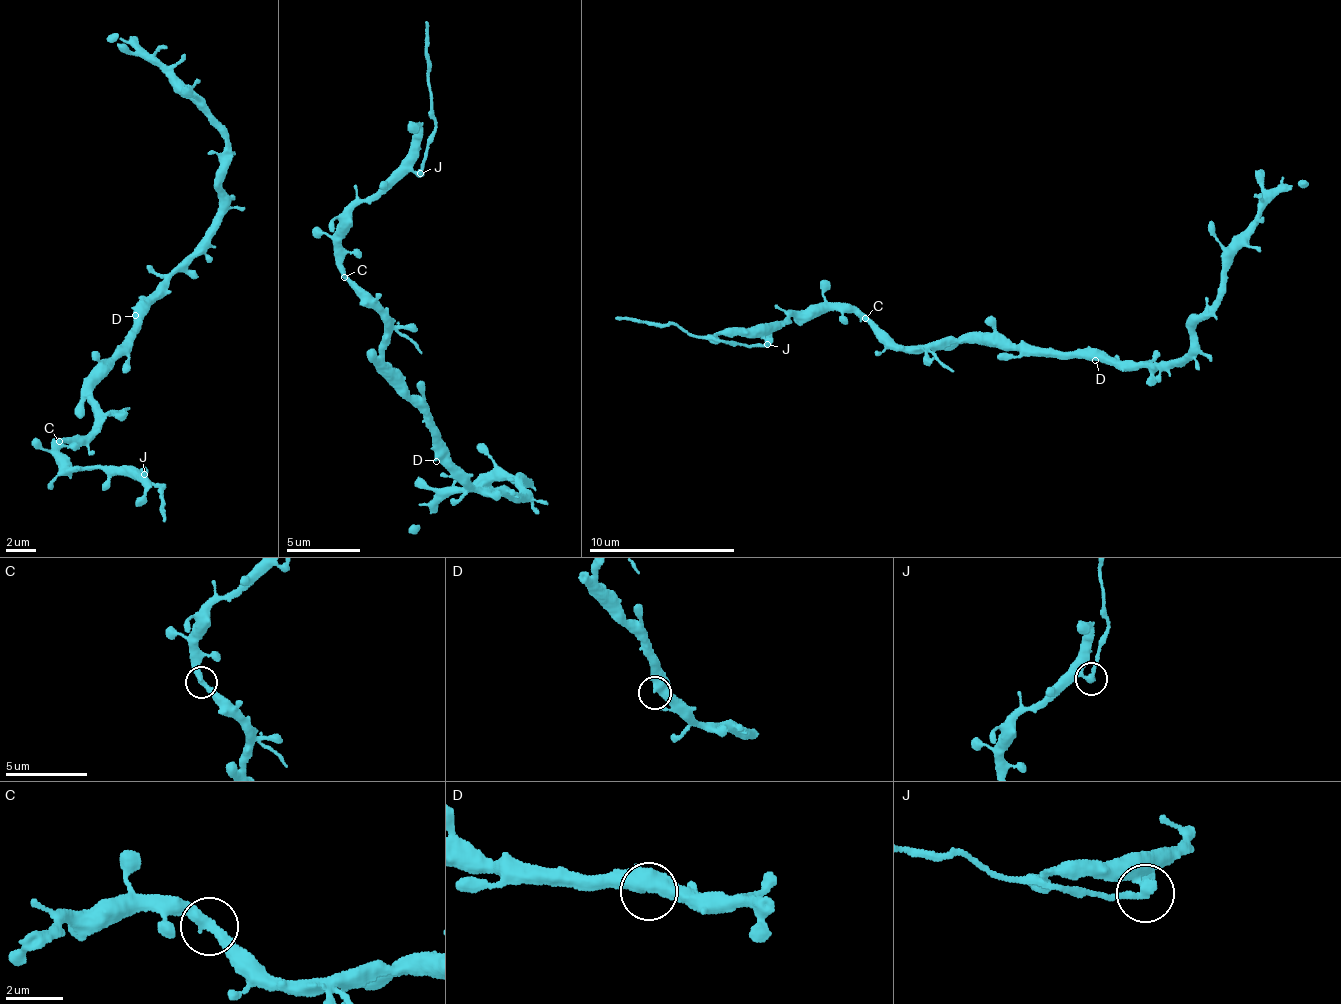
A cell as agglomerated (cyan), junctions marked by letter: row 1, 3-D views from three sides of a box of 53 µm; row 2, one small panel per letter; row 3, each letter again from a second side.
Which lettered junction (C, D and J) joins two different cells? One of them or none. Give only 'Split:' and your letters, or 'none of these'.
Split: J

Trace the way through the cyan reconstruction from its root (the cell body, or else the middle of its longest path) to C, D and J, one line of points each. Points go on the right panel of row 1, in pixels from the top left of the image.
C: (1012, 344), (982, 339), (970, 342), (904, 346), (877, 333), (865, 318)
D: (1012, 344), (1027, 345), (1043, 352), (1084, 352), (1095, 360)
J: (1012, 344), (982, 339), (900, 346), (877, 335), (850, 310), (789, 316), (790, 324), (767, 333), (768, 343)

